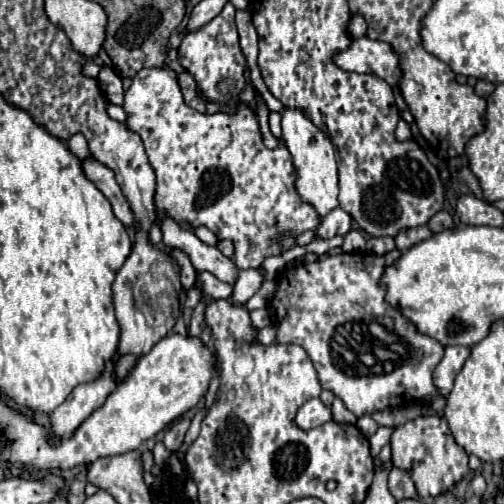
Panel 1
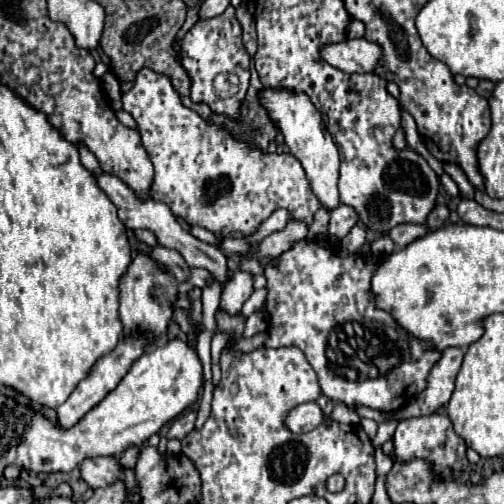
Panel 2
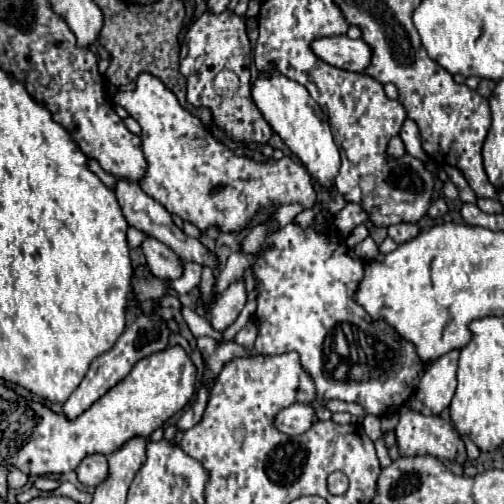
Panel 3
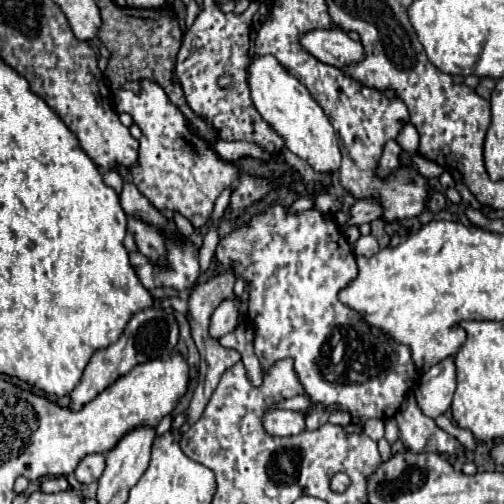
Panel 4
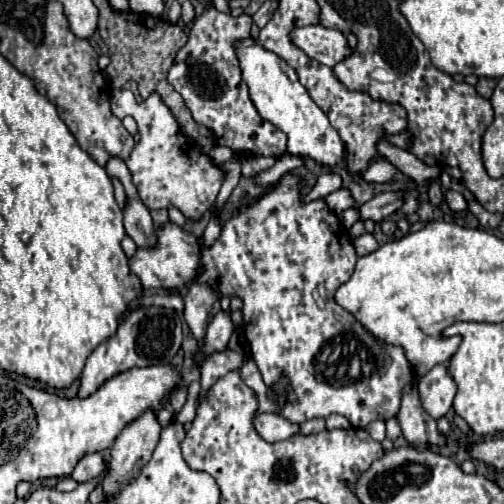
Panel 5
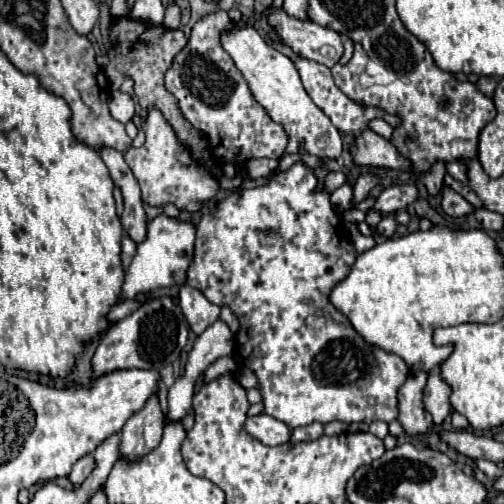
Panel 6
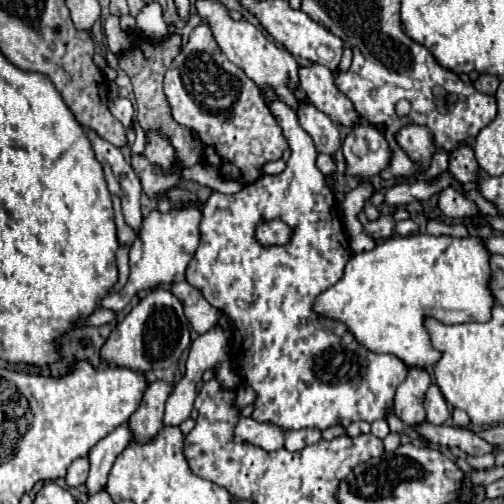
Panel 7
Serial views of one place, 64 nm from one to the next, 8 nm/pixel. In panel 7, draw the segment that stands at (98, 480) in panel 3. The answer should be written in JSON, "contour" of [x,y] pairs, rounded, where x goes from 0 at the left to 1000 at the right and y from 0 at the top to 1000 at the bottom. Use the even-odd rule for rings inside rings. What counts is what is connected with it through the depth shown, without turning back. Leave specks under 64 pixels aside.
{"contour":[[[155,909],[139,921],[135,929],[135,940],[131,940],[131,956],[135,964],[159,964],[171,956],[175,948],[175,929],[179,929],[179,917],[175,909]]]}

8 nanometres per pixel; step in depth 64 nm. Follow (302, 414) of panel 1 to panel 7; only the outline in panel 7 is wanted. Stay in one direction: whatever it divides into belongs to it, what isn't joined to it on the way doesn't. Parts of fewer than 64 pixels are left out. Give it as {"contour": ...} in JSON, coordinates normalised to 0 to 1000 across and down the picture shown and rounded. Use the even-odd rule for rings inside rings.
{"contour":[[[476,829],[468,853],[464,853],[468,877],[496,877],[504,885],[516,885],[524,893],[552,893],[563,889],[567,857],[540,841],[540,837],[512,837],[504,829]]]}

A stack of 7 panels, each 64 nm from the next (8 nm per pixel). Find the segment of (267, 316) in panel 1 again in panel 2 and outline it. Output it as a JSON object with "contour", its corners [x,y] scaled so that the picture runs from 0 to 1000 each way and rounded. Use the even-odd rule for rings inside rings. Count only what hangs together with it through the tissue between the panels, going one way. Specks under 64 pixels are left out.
{"contour":[[[512,615],[512,619],[504,619],[500,627],[492,627],[488,651],[484,651],[484,667],[488,667],[488,671],[496,671],[496,667],[504,667],[508,659],[528,655],[528,651],[532,651],[532,635],[528,635],[524,619],[520,619],[520,615]]]}

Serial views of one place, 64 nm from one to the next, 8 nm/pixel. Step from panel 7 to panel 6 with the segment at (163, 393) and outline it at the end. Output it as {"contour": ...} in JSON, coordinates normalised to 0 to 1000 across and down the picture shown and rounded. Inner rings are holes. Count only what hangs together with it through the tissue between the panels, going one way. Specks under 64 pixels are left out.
{"contour":[[[302,786],[290,806],[270,817],[238,861],[238,905],[254,905],[266,913],[270,905],[290,905],[317,881],[325,853],[325,825],[313,806],[313,786]]]}

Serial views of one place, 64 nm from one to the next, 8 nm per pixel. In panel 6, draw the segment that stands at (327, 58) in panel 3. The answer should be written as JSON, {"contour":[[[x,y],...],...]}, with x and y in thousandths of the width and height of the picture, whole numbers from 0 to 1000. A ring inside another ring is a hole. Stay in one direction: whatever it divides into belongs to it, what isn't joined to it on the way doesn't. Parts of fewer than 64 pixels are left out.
{"contour":[[[560,16],[540,24],[532,44],[583,107],[635,123],[651,135],[659,135],[679,115],[679,75],[659,56],[643,56],[615,40],[575,36]]]}

